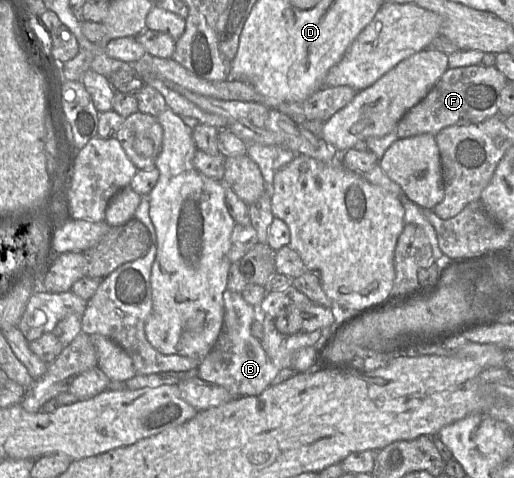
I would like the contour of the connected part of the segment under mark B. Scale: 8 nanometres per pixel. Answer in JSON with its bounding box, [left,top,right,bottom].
[197,289,280,398]

